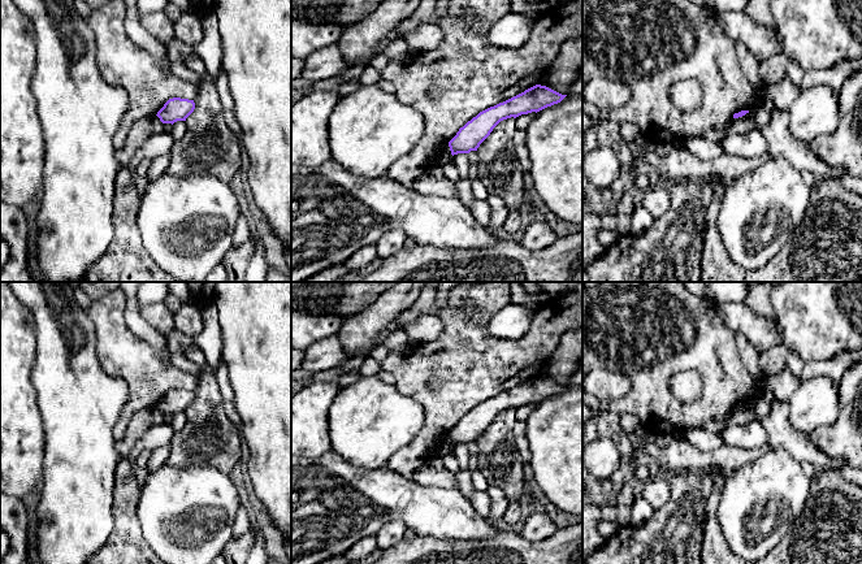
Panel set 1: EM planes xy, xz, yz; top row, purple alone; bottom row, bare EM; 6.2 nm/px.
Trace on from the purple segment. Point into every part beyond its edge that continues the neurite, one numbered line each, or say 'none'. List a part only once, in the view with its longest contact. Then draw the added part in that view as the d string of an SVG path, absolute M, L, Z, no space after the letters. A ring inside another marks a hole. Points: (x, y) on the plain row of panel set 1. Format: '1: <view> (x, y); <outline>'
none

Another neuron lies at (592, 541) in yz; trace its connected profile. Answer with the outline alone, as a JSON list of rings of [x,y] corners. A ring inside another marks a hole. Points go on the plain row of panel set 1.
[[[595,504],[582,506],[582,563],[605,543],[597,529],[601,520],[601,507]]]

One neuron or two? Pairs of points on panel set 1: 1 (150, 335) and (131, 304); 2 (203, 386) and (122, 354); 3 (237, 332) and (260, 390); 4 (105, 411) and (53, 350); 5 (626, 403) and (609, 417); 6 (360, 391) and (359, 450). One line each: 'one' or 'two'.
1: one
2: two
3: one
4: one
5: two
6: one

